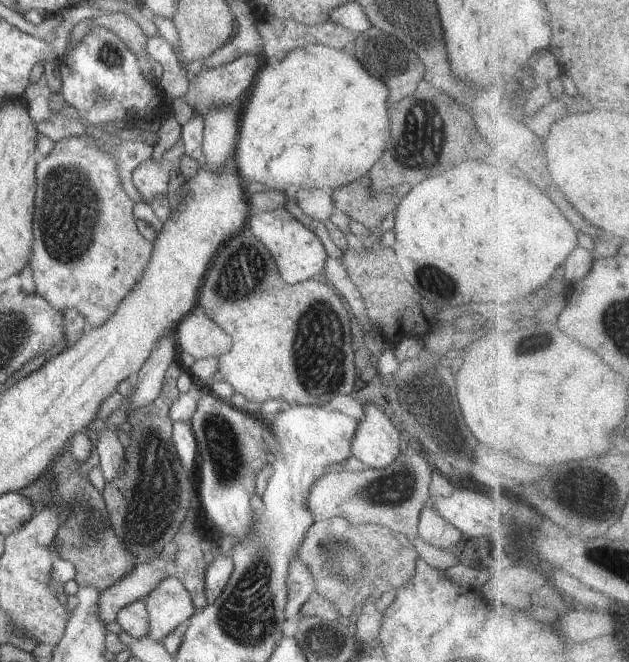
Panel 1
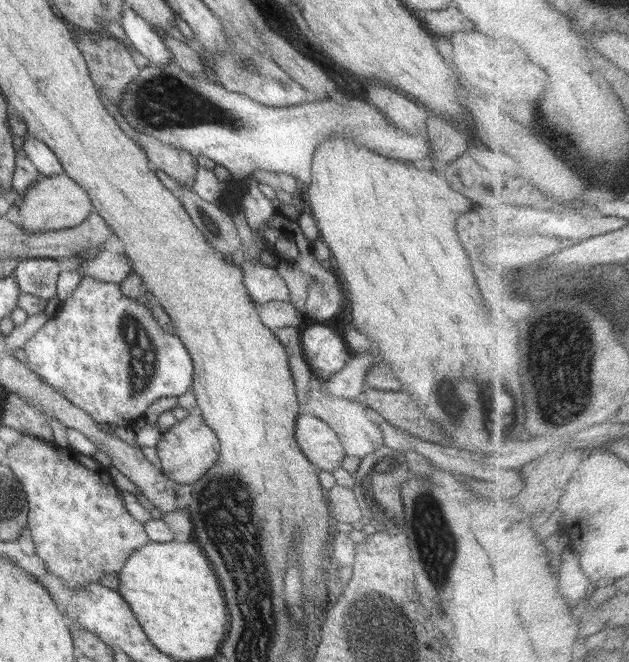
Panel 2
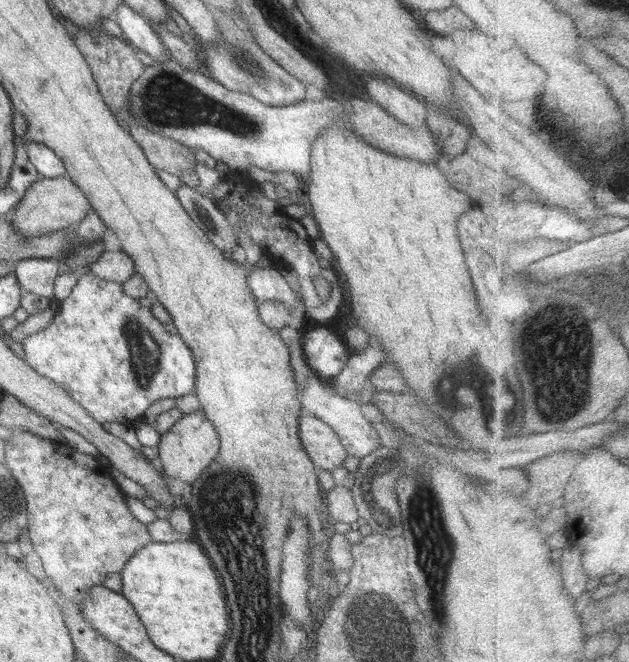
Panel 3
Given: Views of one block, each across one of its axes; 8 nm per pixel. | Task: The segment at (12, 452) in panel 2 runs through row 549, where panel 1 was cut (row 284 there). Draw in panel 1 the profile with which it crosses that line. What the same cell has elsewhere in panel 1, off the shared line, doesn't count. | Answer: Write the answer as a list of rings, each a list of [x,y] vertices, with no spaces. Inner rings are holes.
[[[84,134],[82,136],[72,136],[72,138],[66,138],[66,140],[60,140],[56,142],[52,152],[38,161],[35,168],[35,176],[38,178],[38,186],[36,186],[36,200],[34,205],[34,244],[32,244],[32,256],[30,256],[30,266],[33,272],[33,279],[35,282],[36,290],[46,302],[54,304],[54,308],[58,310],[68,310],[74,308],[78,310],[80,314],[86,316],[86,325],[88,328],[98,328],[102,326],[116,312],[118,304],[122,302],[122,299],[134,290],[134,286],[142,278],[142,272],[146,270],[146,264],[150,262],[150,256],[152,256],[153,244],[137,229],[136,219],[134,218],[134,200],[126,194],[124,188],[122,188],[122,180],[120,180],[120,174],[118,174],[118,168],[116,168],[116,160],[106,154],[106,150],[96,142],[97,135],[89,136]]]

